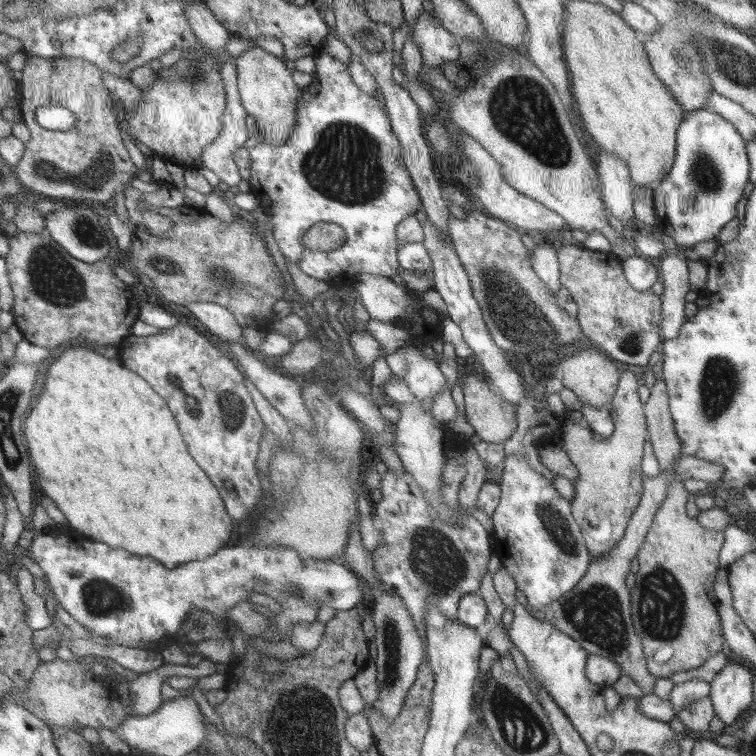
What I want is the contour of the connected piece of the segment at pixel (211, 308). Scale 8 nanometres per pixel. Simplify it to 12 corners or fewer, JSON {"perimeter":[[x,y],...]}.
{"perimeter":[[223,305],[186,306],[208,332],[243,342],[243,325]]}

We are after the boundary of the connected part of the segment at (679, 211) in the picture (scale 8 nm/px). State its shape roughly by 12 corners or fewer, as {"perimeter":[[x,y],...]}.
{"perimeter":[[710,108],[678,130],[653,188],[683,250],[718,238],[748,182],[747,141]]}

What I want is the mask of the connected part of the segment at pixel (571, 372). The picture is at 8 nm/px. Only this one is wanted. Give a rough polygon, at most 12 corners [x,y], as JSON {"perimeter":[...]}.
{"perimeter":[[595,346],[558,376],[584,404],[610,408],[621,368]]}

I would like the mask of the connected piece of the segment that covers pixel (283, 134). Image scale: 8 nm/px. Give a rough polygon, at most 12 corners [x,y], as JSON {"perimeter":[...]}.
{"perimeter":[[262,48],[235,58],[239,97],[262,143],[288,142],[298,88]]}

